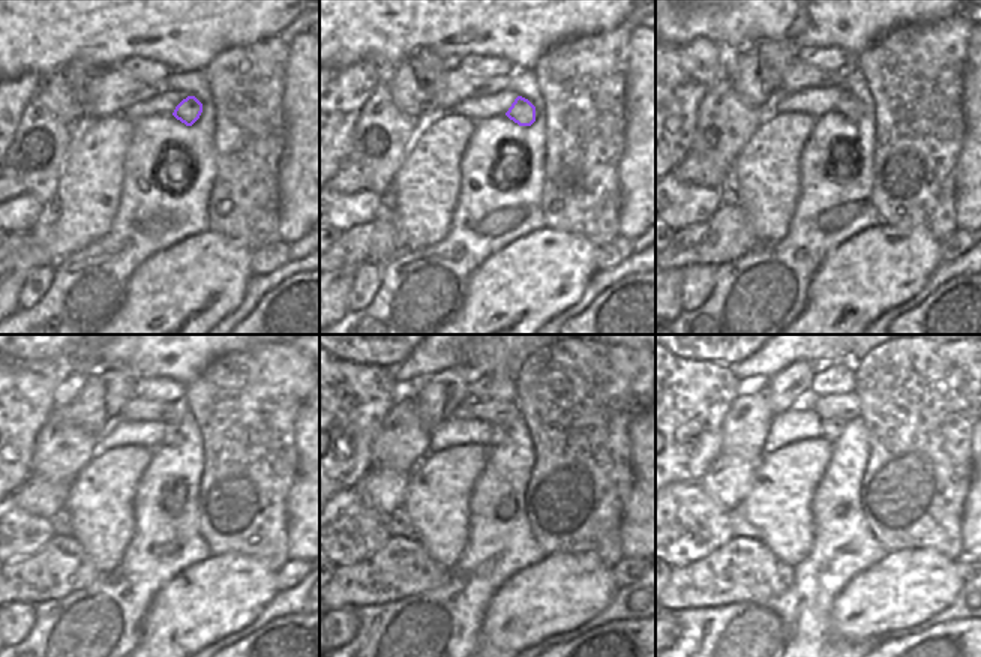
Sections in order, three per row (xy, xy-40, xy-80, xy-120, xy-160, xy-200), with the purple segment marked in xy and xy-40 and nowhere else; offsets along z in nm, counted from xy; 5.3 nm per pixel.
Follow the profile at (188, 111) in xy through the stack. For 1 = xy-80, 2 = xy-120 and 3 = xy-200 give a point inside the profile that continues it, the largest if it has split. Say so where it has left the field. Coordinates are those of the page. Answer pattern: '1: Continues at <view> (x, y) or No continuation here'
1: Continues at xy-80 (848, 105)
2: Continues at xy-120 (173, 437)
3: Continues at xy-200 (830, 429)

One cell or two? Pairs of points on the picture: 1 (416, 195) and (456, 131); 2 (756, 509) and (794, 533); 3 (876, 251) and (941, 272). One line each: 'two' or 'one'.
1: one
2: one
3: two

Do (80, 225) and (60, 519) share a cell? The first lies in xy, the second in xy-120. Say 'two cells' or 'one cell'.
two cells

